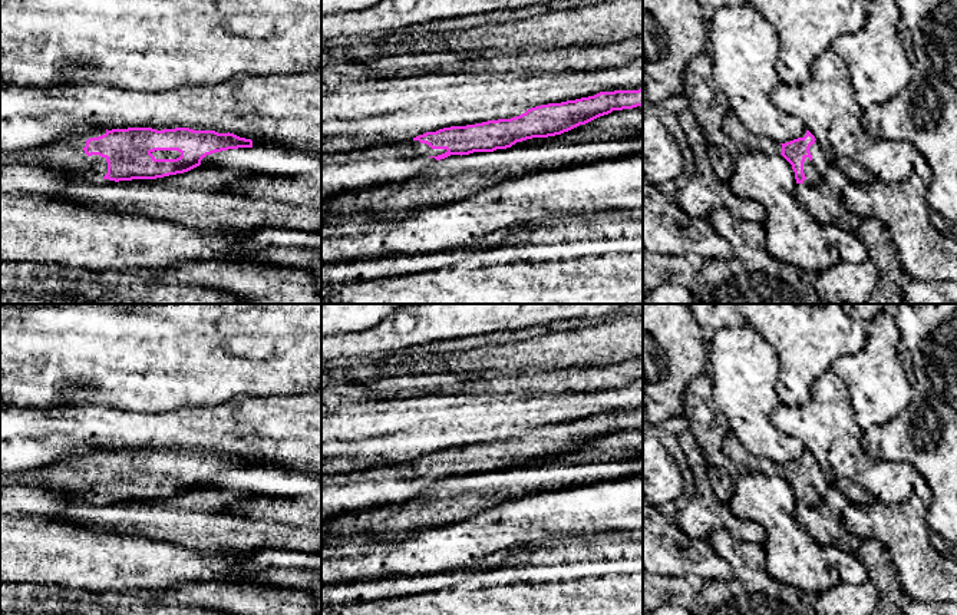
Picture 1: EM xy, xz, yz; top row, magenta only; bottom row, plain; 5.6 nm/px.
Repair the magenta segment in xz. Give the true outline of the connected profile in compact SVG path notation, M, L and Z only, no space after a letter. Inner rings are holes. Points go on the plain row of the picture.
M643 409L638 411L600 413L588 419L535 427L511 440L426 453L413 462L426 464L432 470L445 470L446 473L442 476L429 477L440 482L451 476L494 473L527 460L561 456L613 432L637 427L643 427Z

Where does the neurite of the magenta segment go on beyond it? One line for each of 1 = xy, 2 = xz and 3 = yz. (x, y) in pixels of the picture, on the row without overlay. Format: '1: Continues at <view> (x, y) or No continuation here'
1: No continuation here
2: No continuation here
3: No continuation here

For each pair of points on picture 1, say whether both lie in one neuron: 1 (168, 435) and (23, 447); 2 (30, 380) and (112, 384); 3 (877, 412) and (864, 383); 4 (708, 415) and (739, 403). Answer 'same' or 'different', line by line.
1: different
2: same
3: same
4: different

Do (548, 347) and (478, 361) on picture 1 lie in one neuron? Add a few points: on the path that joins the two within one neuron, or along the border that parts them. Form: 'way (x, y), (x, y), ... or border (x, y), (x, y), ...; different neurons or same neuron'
way (531, 354), (495, 359); same neuron

